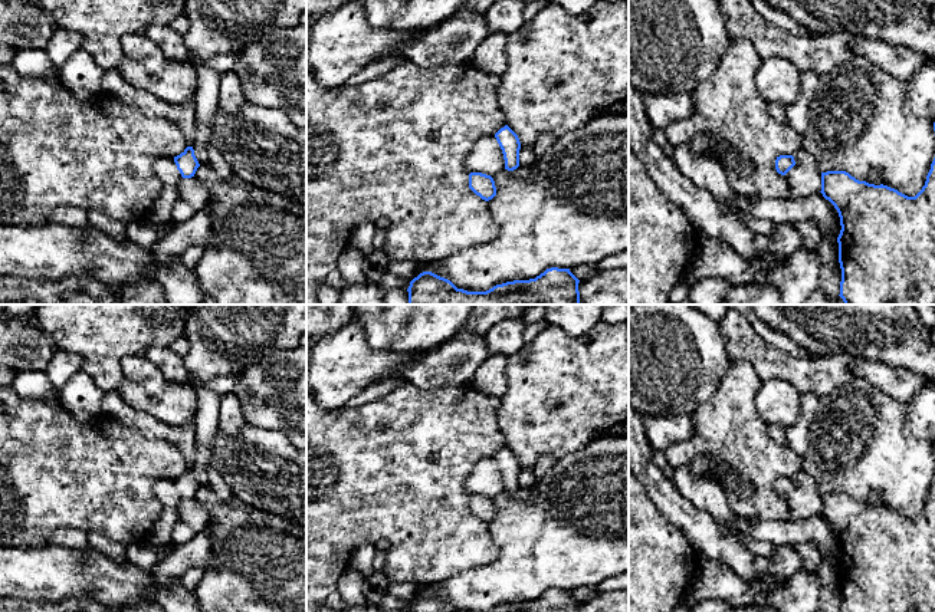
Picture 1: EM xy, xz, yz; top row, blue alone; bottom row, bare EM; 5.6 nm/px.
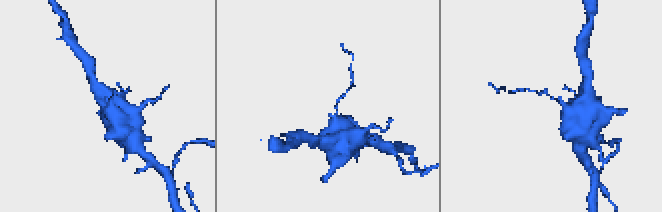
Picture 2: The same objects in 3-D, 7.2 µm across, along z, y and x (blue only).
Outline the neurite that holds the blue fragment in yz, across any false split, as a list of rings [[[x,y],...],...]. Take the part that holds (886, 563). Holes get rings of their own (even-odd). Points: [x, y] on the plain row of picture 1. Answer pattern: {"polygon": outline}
{"polygon": [[[935,480],[925,507],[915,519],[908,519],[888,507],[859,503],[846,493],[821,494],[823,519],[840,539],[839,585],[840,612],[935,612]]]}

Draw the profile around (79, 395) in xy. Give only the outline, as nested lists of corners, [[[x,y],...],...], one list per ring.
[[[83,371],[76,372],[60,389],[62,405],[79,421],[92,421],[102,415],[106,392],[99,389]]]

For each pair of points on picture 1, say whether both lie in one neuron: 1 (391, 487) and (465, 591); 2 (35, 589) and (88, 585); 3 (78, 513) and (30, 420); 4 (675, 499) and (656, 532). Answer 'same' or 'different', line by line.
1: different
2: same
3: same
4: different

